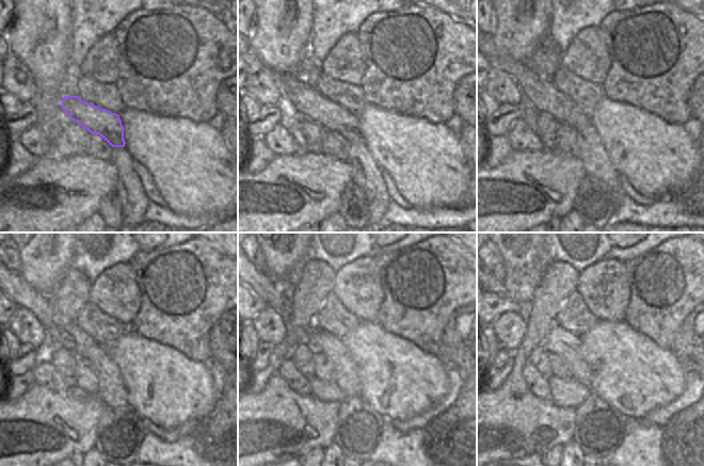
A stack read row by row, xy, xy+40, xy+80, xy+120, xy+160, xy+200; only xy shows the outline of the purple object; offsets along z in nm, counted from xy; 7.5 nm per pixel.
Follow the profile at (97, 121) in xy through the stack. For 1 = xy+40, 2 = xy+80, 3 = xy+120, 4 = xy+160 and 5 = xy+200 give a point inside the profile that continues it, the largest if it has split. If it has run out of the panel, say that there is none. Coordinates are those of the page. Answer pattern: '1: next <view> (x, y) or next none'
1: next xy+40 (307, 100)
2: next xy+80 (543, 95)
3: next xy+120 (65, 334)
4: next xy+160 (260, 285)
5: next xy+200 (498, 288)

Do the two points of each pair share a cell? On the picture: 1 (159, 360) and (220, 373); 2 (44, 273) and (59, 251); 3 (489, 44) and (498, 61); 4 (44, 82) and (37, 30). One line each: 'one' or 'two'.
1: two
2: one
3: one
4: one

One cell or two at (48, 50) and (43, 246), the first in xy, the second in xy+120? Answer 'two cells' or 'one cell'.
one cell

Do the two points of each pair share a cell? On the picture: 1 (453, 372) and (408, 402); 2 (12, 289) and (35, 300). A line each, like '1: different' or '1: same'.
1: different
2: same

